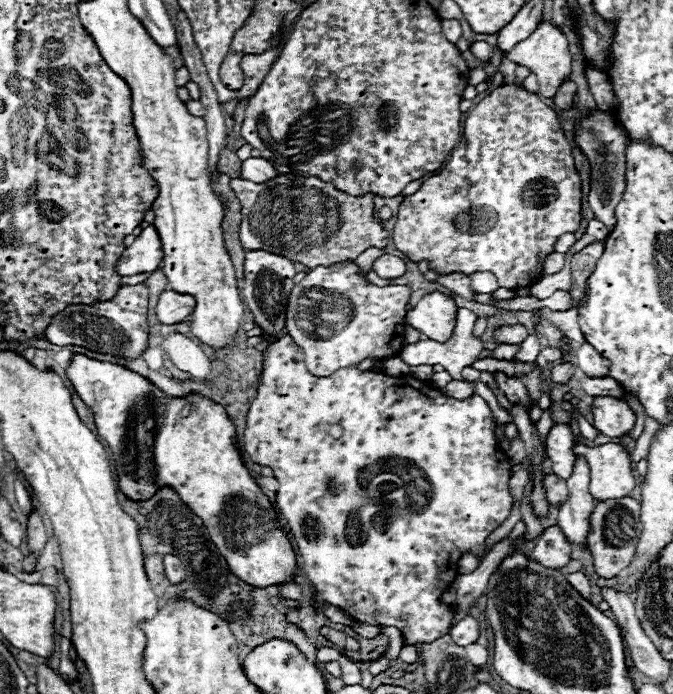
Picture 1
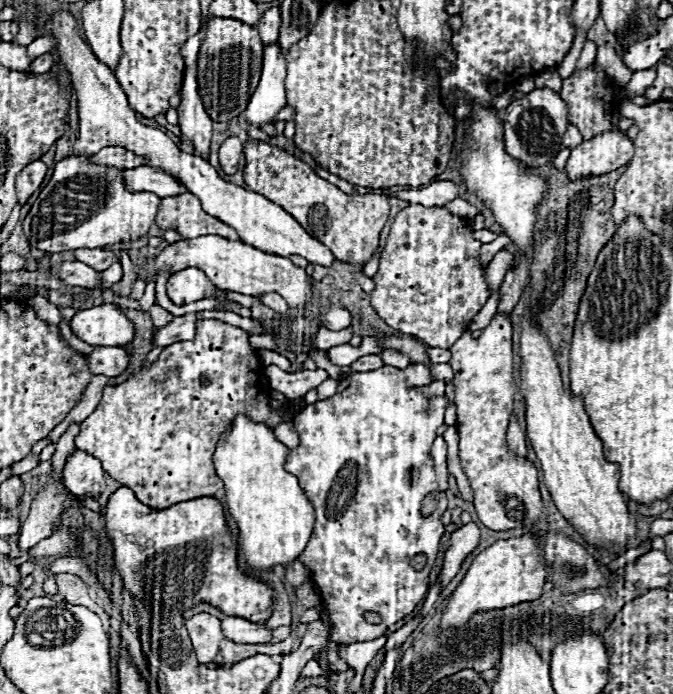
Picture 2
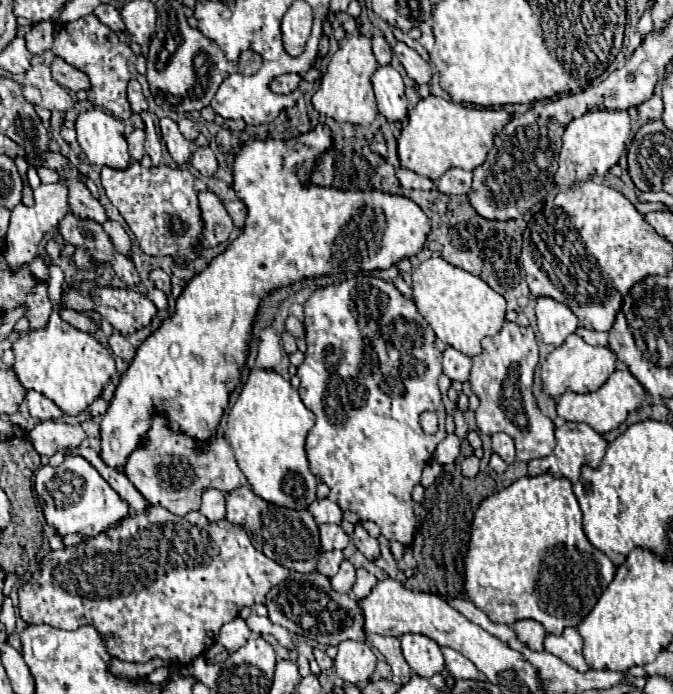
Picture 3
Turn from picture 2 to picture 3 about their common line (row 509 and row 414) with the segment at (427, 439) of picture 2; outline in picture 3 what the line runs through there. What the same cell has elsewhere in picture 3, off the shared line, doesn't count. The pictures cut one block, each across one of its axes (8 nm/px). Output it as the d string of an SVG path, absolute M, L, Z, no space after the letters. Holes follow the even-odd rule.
M350 276L338 284L318 288L304 304L308 350L304 362L298 366L298 392L304 406L316 416L316 424L306 438L306 454L316 480L330 488L328 498L332 502L342 510L356 512L360 520L372 520L390 542L408 546L416 526L412 488L420 484L426 462L446 438L446 410L438 388L442 352L436 348L436 336L426 318L418 312L414 300L404 298L392 282L380 278L358 282L356 278L358 276ZM426 410L438 414L440 420L440 428L434 436L424 434L418 422Z

